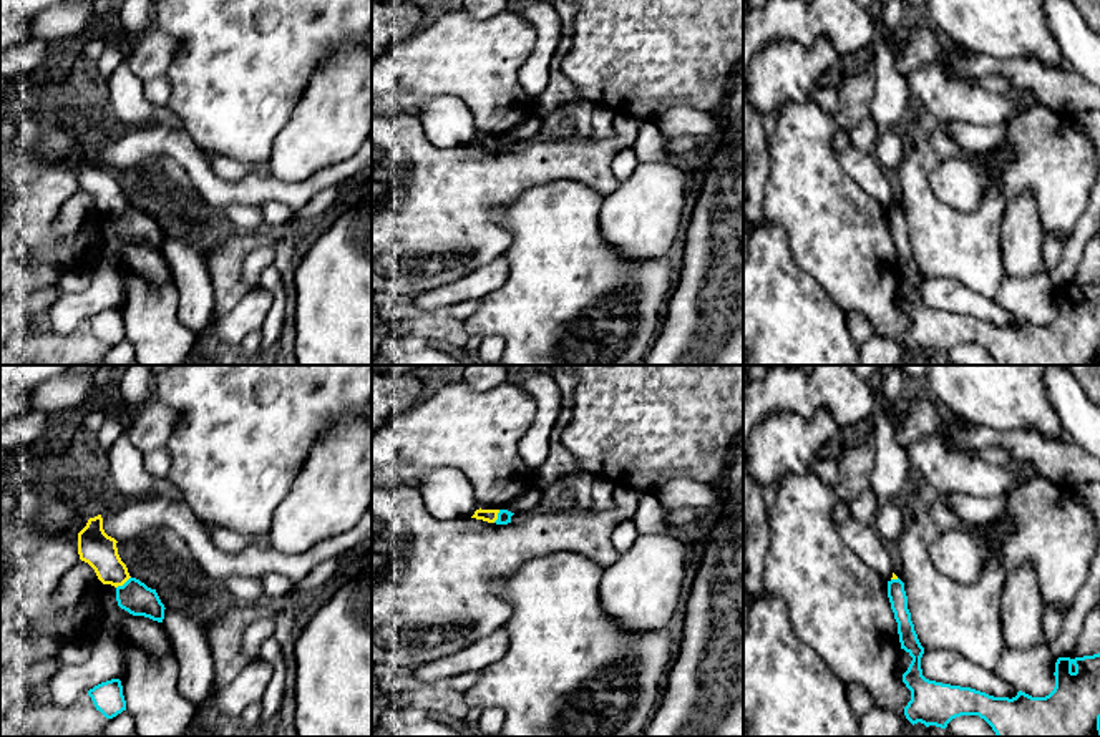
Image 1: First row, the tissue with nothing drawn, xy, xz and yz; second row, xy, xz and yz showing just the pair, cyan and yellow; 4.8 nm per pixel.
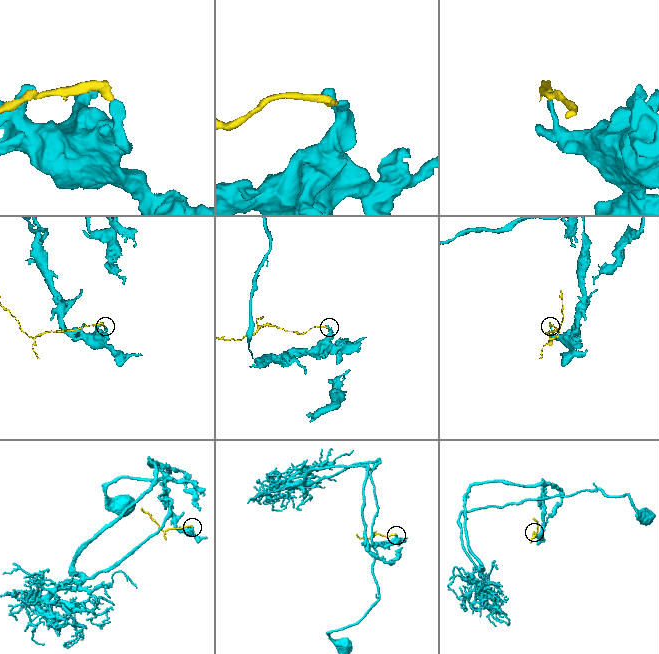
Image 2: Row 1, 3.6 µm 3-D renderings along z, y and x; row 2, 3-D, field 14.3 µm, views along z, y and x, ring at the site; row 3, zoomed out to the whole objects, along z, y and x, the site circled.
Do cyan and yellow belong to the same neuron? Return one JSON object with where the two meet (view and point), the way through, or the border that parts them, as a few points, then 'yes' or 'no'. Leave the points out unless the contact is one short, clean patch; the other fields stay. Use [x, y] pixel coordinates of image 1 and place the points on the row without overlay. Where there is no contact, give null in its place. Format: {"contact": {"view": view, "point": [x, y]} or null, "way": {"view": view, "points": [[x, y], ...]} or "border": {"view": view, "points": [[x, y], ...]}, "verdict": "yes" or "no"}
{"contact": {"view": "xy", "point": [125, 211]}, "border": {"view": "xy", "points": [[130, 204], [116, 216]]}, "verdict": "no"}

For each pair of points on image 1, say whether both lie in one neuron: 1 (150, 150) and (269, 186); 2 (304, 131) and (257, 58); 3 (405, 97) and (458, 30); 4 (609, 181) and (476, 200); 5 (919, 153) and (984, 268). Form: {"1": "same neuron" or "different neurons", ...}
{"1": "same neuron", "2": "different neurons", "3": "same neuron", "4": "same neuron", "5": "same neuron"}

